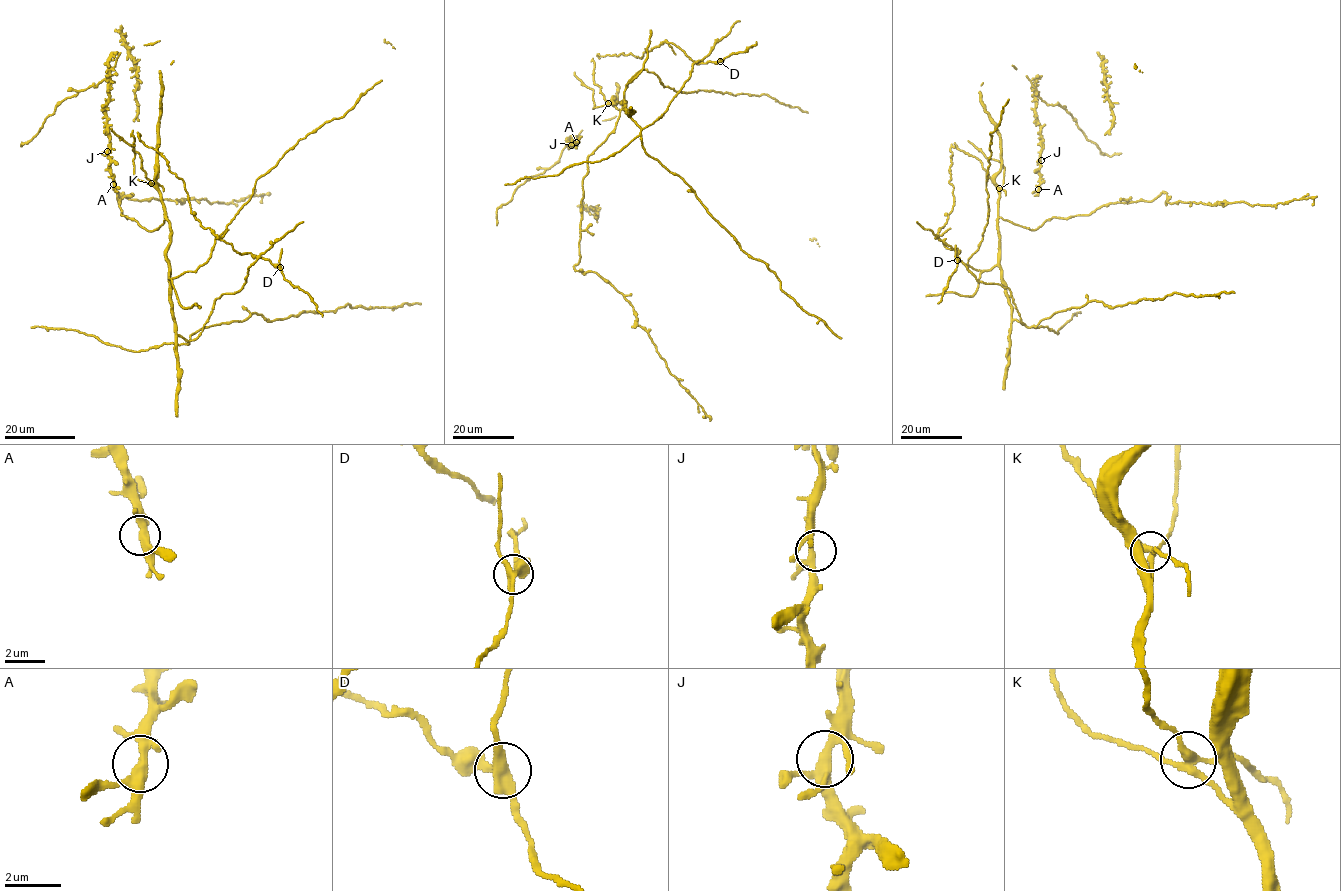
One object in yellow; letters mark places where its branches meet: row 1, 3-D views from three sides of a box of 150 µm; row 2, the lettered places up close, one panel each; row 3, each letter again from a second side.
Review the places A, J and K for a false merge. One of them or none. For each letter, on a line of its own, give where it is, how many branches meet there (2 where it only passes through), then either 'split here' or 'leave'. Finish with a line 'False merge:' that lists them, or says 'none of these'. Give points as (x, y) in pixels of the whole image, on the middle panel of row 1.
A: place (576, 142); branches 4; leave
J: place (571, 145); branches 4; leave
K: place (608, 103); branches 4; split here
False merge: K

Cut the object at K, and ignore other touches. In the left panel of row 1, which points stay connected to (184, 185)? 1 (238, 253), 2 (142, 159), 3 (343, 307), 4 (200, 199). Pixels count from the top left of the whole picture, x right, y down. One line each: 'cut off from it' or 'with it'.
1: with it
2: with it
3: cut off from it
4: cut off from it

